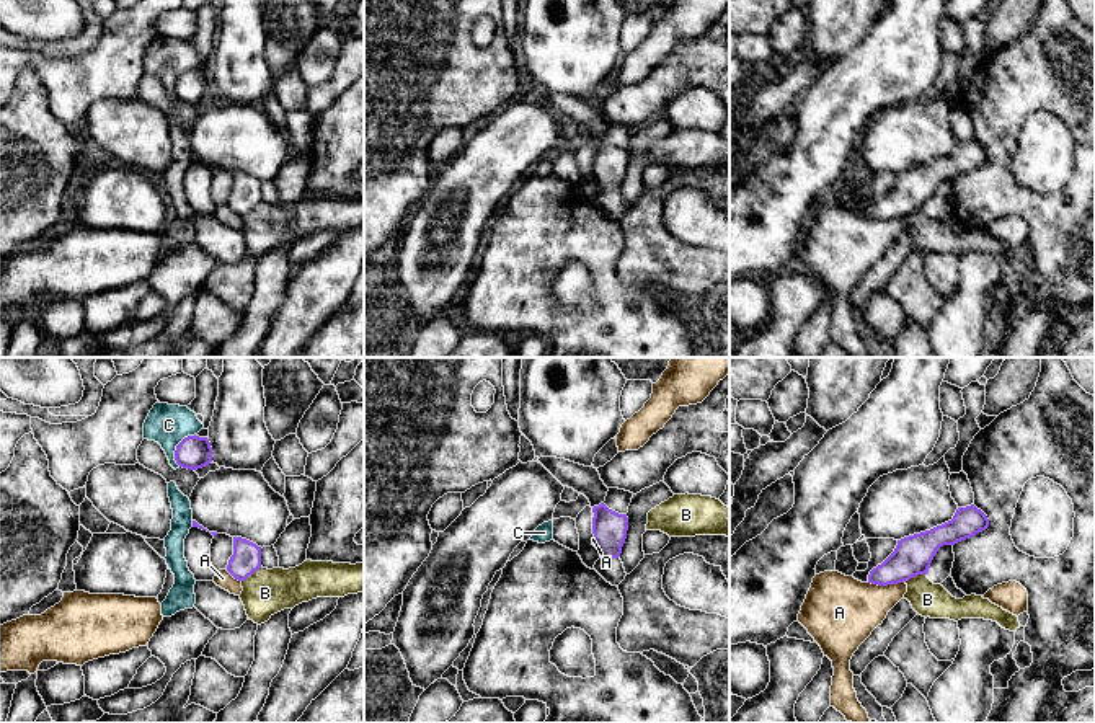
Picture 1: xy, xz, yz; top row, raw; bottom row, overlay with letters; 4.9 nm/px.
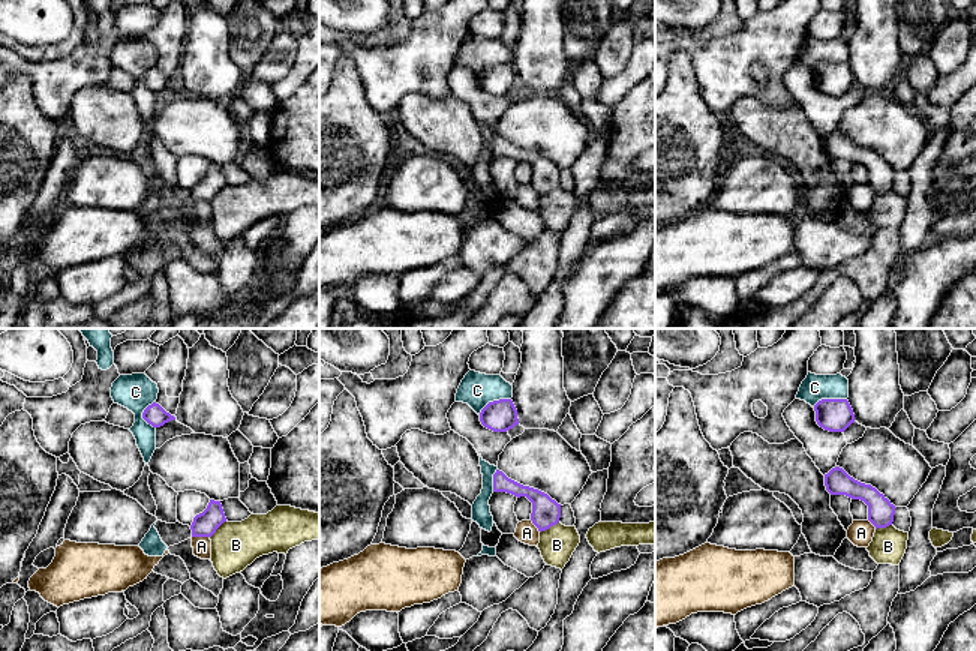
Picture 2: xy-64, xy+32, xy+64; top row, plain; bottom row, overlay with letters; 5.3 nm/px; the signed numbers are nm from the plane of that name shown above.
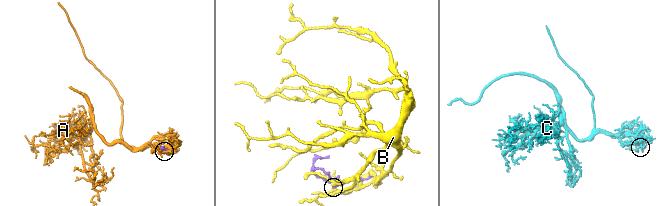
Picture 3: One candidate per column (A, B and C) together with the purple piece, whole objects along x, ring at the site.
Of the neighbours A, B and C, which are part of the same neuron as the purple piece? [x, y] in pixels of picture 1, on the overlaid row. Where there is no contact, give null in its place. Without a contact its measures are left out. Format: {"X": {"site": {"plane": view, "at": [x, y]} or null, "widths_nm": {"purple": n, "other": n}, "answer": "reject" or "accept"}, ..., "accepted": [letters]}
{"A": {"site": {"plane": "yz", "at": [886, 585]}, "widths_nm": {"purple": 190, "other": 340}, "answer": "reject"}, "B": {"site": {"plane": "yz", "at": [916, 575]}, "widths_nm": {"purple": 190, "other": 170}, "answer": "reject"}, "C": {"site": {"plane": "xy", "at": [177, 447]}, "widths_nm": {"purple": 170, "other": 200}, "answer": "reject"}, "accepted": []}

